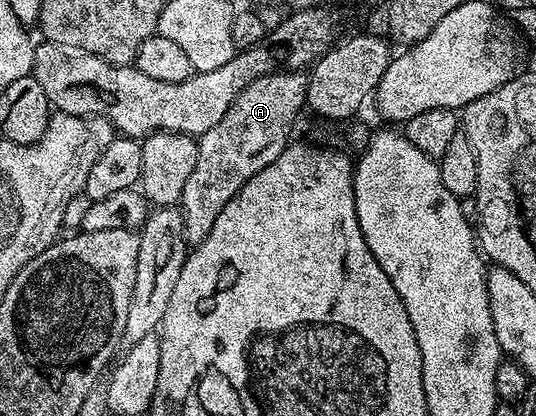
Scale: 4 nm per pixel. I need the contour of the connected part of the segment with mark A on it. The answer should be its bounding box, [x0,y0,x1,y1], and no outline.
[178,69,307,245]

